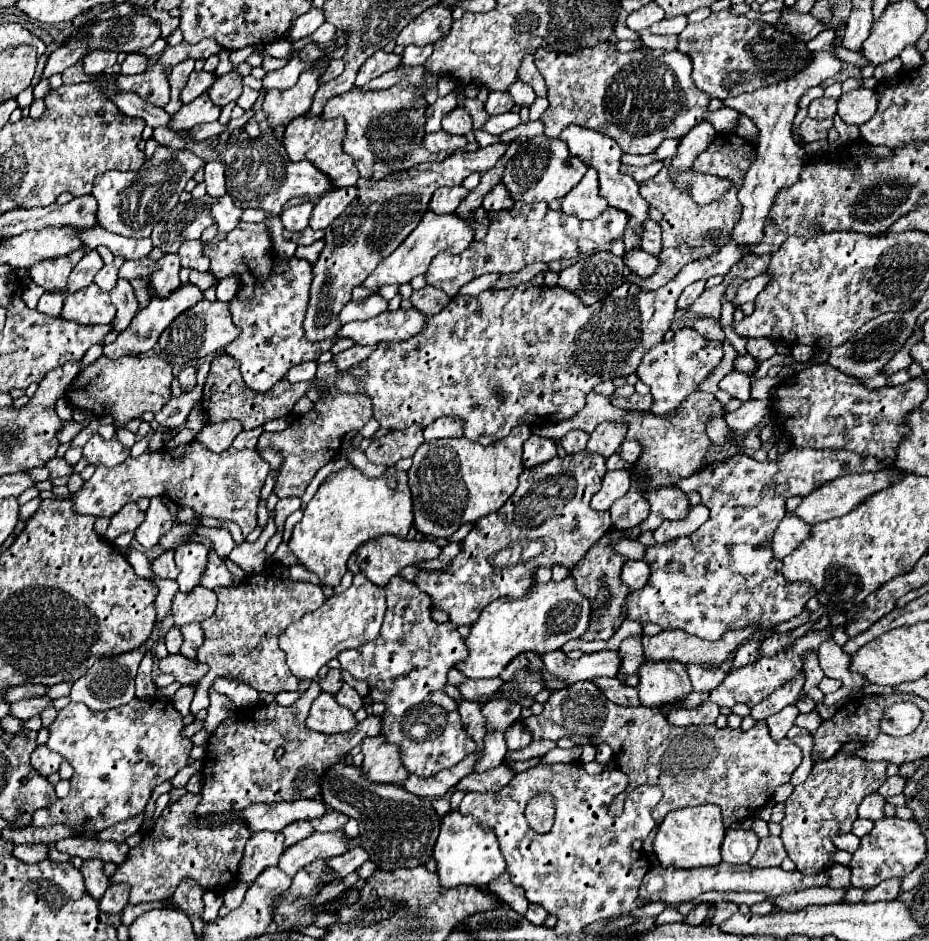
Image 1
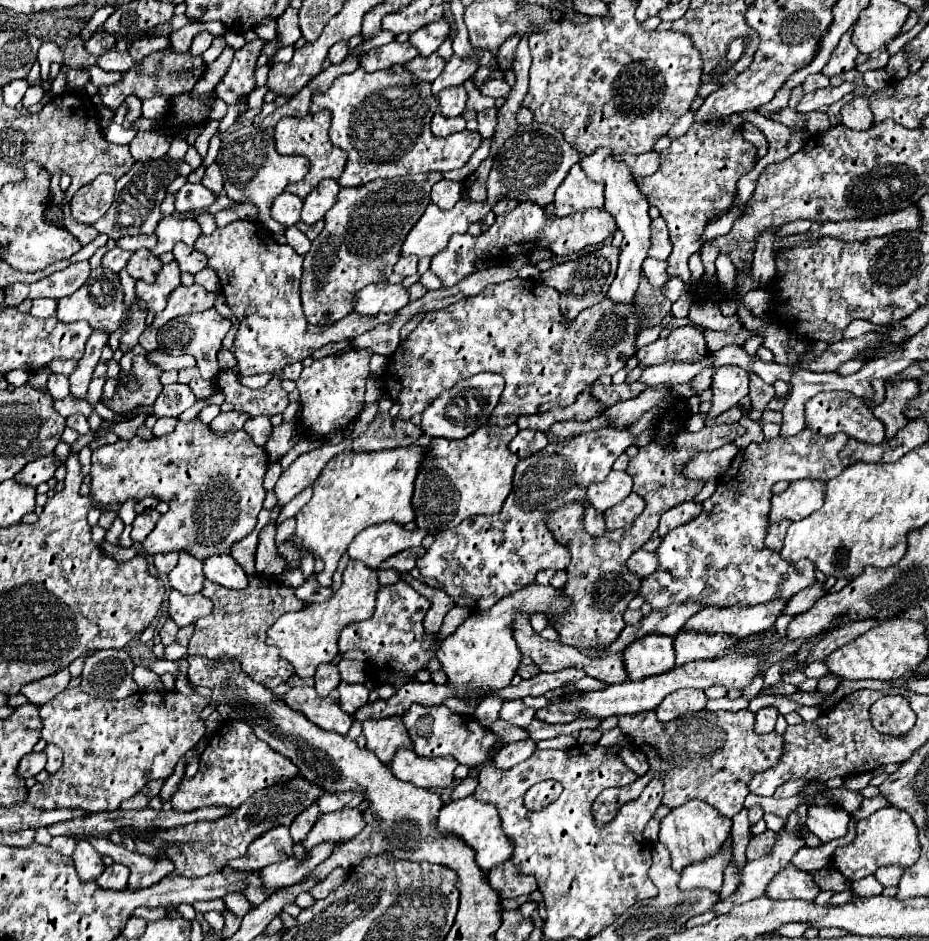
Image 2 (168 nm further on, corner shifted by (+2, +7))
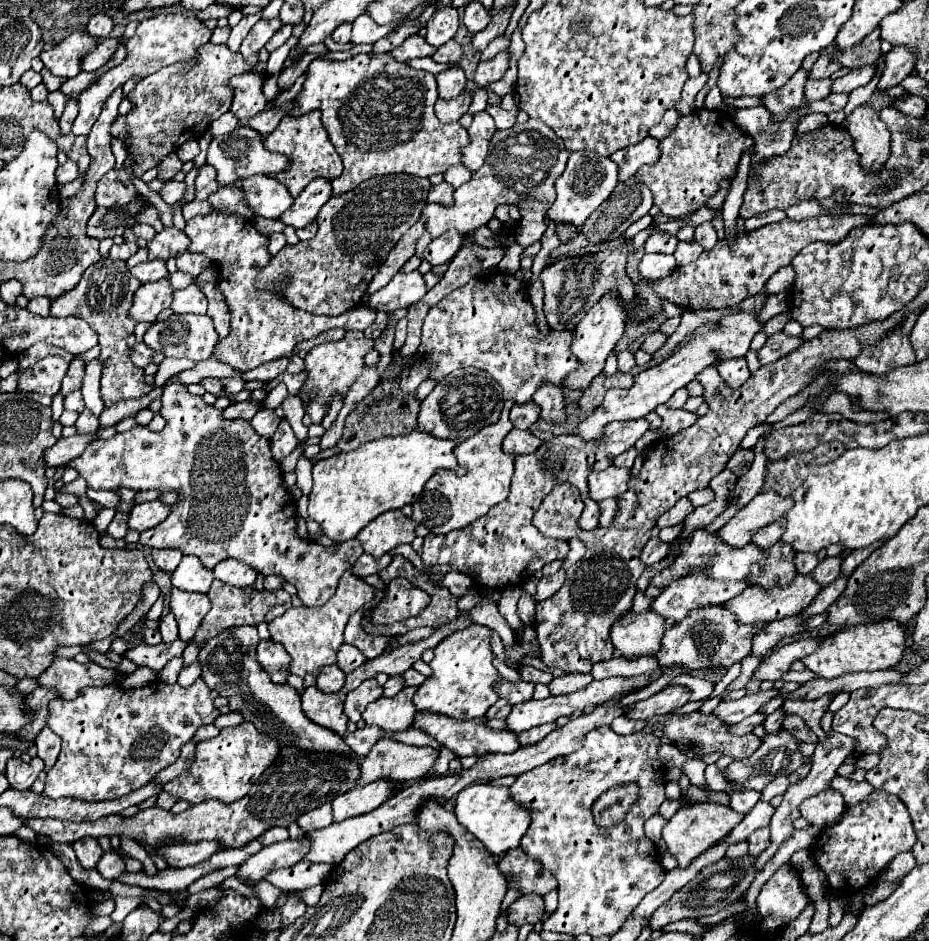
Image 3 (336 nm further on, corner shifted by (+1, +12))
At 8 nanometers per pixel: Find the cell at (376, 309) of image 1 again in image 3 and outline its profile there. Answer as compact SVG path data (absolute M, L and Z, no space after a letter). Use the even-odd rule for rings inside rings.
M415 269L411 273L397 273L381 291L371 295L369 307L377 311L395 311L417 303L427 293L423 275Z

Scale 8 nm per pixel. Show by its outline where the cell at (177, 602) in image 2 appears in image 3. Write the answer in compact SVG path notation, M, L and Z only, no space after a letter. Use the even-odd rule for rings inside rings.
M175 589L171 591L171 611L175 615L175 621L179 625L179 639L189 643L195 637L195 631L199 629L203 617L211 609L211 601L207 595L201 593L189 593Z

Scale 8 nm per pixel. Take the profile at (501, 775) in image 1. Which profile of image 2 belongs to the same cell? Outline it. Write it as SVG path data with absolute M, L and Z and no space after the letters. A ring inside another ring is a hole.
M522 740L522 742L514 742L514 744L504 746L504 748L498 750L498 754L496 754L496 760L494 760L496 768L498 768L498 770L508 770L508 768L512 768L512 766L524 762L526 758L532 756L534 746L536 746L534 740Z

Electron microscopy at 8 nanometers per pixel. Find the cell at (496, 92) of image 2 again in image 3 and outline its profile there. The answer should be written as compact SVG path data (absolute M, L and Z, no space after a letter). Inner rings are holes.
M503 49L493 59L479 61L477 71L475 71L475 83L485 87L487 83L499 81L503 77L503 73L507 71L507 67L509 67L509 57L511 57L511 51Z

